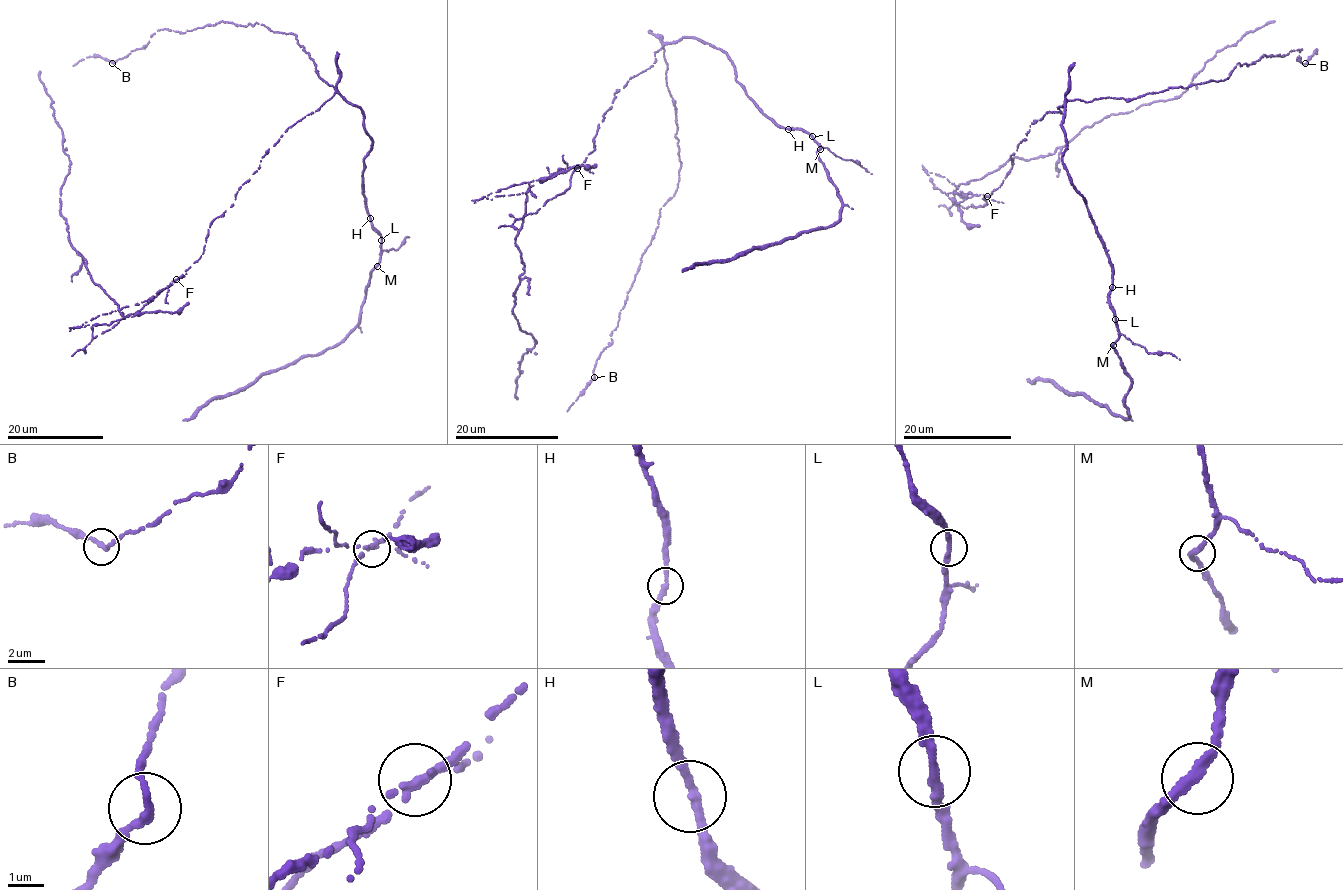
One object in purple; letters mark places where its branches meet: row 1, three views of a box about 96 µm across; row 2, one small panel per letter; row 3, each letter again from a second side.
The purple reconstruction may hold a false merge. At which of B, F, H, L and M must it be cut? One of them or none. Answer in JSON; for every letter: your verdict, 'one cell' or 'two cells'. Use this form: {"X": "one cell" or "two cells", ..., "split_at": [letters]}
{"B": "one cell", "F": "two cells", "H": "one cell", "L": "one cell", "M": "one cell", "split_at": ["F"]}

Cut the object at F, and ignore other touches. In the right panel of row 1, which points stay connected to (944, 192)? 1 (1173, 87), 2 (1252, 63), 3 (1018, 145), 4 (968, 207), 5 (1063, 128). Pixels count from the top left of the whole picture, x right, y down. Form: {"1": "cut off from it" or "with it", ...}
{"1": "cut off from it", "2": "cut off from it", "3": "cut off from it", "4": "cut off from it", "5": "cut off from it"}

